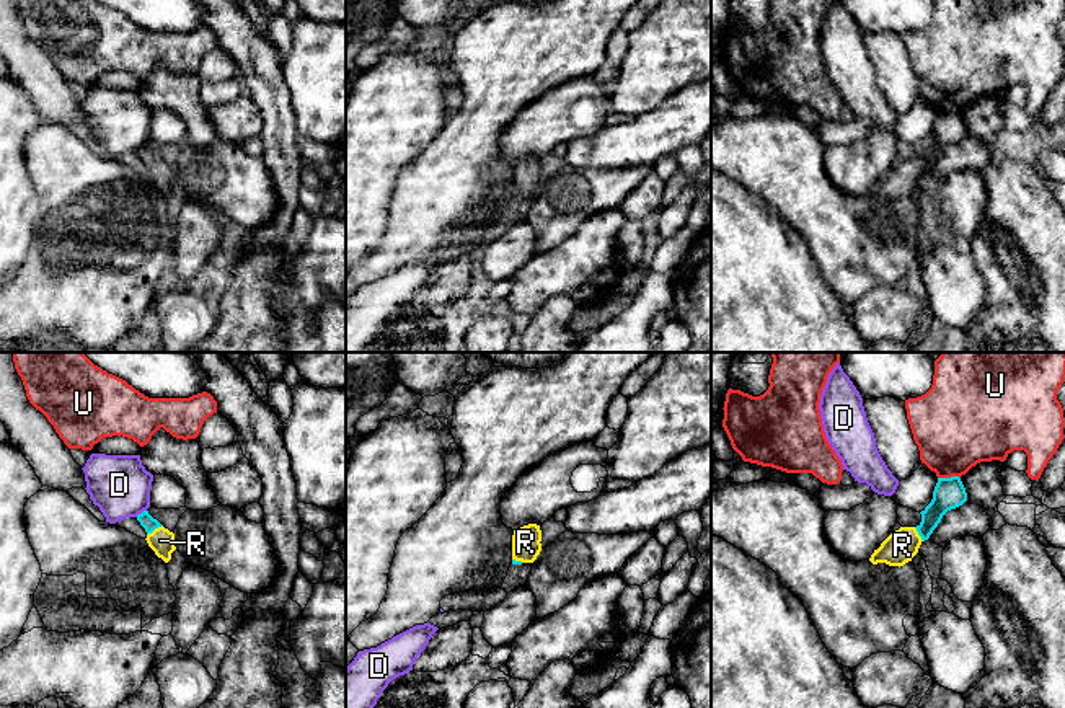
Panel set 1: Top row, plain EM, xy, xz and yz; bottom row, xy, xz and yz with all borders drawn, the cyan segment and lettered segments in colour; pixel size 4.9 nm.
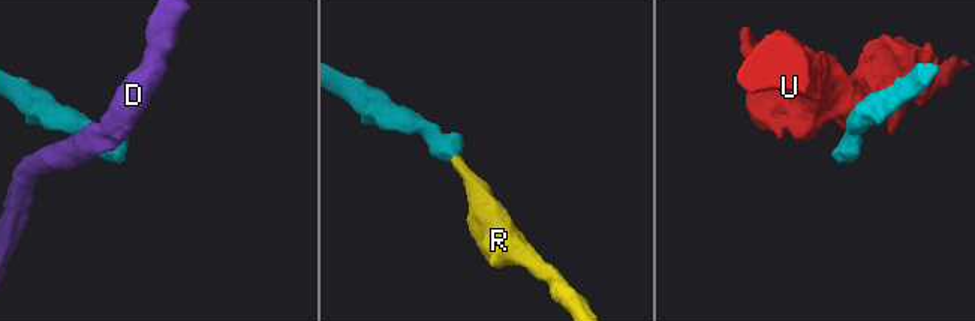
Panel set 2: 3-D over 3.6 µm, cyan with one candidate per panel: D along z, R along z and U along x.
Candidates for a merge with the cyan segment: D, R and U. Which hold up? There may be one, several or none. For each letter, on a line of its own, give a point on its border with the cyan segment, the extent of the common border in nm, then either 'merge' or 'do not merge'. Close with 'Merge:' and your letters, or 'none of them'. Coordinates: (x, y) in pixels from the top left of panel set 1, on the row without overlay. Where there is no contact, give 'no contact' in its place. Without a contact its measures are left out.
D: xy (142, 147) | 70 nm | do not merge
R: xy (154, 163) | 90 nm | merge
U: yz (948, 113) | 110 nm | do not merge
Merge: R

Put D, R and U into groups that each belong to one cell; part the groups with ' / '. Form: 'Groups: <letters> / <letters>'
Groups: D / R / U

